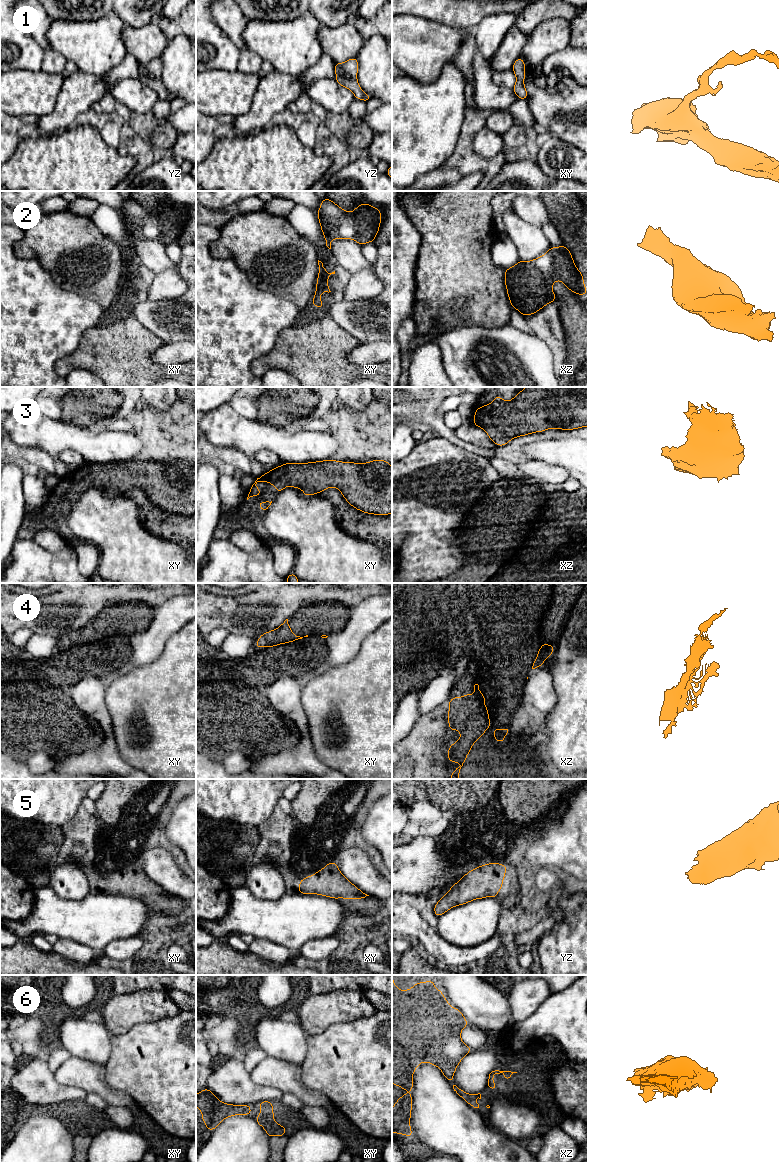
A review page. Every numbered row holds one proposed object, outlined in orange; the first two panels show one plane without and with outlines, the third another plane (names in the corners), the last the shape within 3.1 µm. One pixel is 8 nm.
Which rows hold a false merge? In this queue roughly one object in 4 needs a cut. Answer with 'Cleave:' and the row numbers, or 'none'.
Cleave: none

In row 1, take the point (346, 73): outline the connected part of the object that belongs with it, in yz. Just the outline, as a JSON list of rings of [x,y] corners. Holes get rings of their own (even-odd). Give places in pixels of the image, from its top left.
[[[351,58],[344,63],[335,62],[336,82],[353,92],[356,99],[369,101],[372,97],[365,94],[357,81],[358,61]]]

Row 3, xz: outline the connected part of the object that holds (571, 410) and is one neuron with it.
[[[526,387],[512,400],[505,401],[495,396],[492,403],[476,409],[474,426],[481,427],[498,446],[506,445],[510,440],[551,428],[573,430],[588,426],[588,387]]]

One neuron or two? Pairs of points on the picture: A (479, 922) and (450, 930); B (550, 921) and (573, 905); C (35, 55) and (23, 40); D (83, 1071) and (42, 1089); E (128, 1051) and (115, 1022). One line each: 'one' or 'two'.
A: one
B: two
C: one
D: two
E: two

